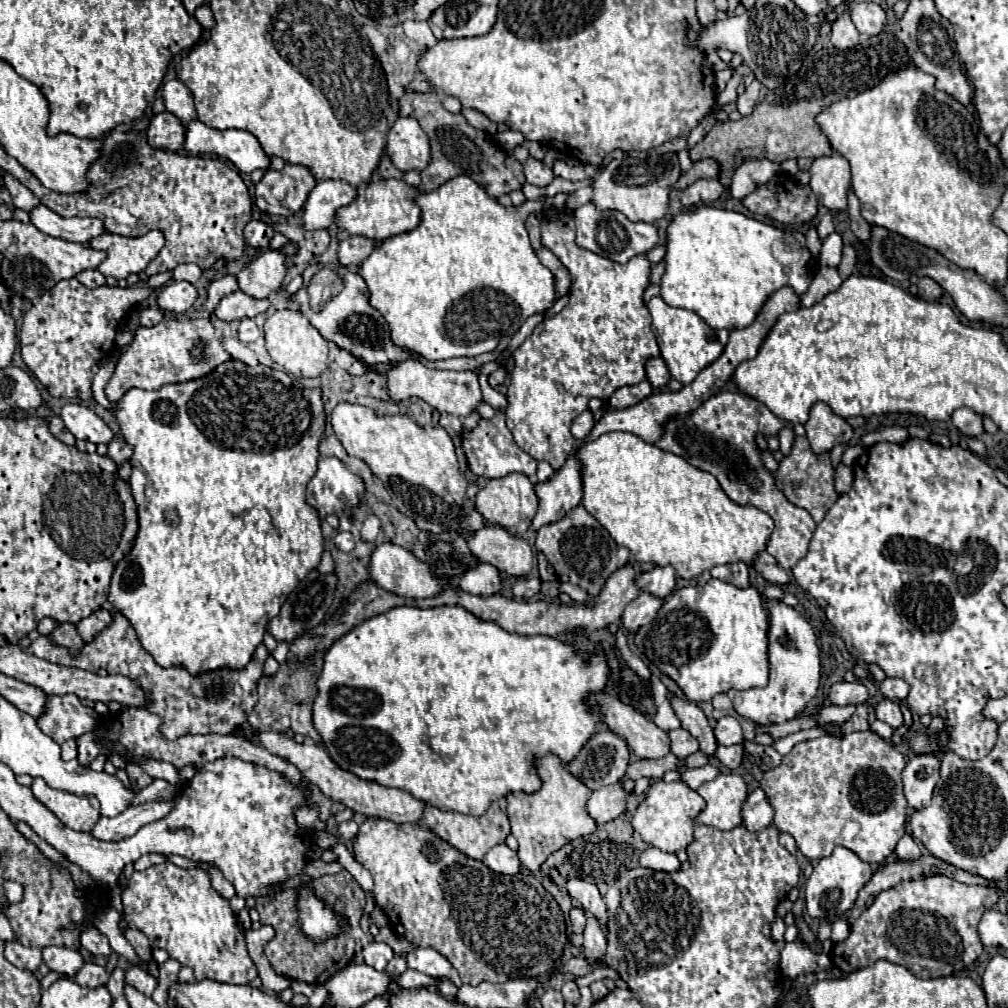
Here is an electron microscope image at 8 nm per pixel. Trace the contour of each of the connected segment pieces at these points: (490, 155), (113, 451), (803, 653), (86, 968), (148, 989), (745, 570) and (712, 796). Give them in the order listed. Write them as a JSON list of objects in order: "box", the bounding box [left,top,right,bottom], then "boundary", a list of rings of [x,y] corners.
[{"box":[399,91,525,197],"boundary":[[[409,91],[399,99],[399,115],[415,117],[431,141],[431,163],[427,165],[427,175],[421,175],[421,189],[425,193],[435,191],[445,181],[457,175],[469,175],[477,181],[491,197],[507,195],[525,185],[523,167],[509,153],[499,149],[495,141],[489,141],[487,133],[471,127],[461,113],[449,113],[441,105],[441,97],[435,93]]]},{"box":[107,437,133,465],"boundary":[[[115,437],[115,439],[109,443],[109,453],[107,453],[107,455],[109,455],[117,465],[129,461],[129,459],[131,459],[131,453],[133,453],[133,449],[129,449],[129,445],[125,445],[125,441],[123,441],[121,437]]]},{"box":[727,601,821,725],"boundary":[[[767,601],[767,609],[769,609],[769,625],[771,625],[769,627],[769,663],[771,663],[769,683],[767,687],[761,689],[727,693],[733,701],[735,711],[757,725],[785,723],[801,715],[807,703],[815,697],[819,687],[819,675],[821,675],[817,637],[811,625],[803,619],[803,615],[799,615],[793,607],[787,607],[781,601],[777,603]]]},{"box":[73,963,109,989],"boundary":[[[85,963],[73,977],[75,983],[79,983],[81,987],[87,987],[87,989],[95,989],[97,985],[105,985],[107,979],[109,979],[107,969],[101,965],[95,965],[95,963]]]},{"box":[125,967,157,995],"boundary":[[[131,967],[125,975],[125,981],[145,995],[151,995],[157,987],[157,979],[151,973],[147,973],[145,969],[139,969],[139,967]]]},{"box":[711,563,749,587],"boundary":[[[729,563],[729,565],[719,565],[717,569],[711,569],[711,577],[729,581],[737,587],[749,585],[749,567],[745,563]]]},{"box":[697,773,747,831],"boundary":[[[725,773],[703,783],[697,793],[707,801],[707,807],[697,817],[699,825],[711,825],[721,831],[731,831],[741,825],[741,807],[747,799],[747,785],[741,775]]]}]

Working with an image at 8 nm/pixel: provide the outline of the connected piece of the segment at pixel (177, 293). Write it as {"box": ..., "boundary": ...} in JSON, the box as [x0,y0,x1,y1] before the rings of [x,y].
{"box":[157,281,197,313],"boundary":[[[169,281],[157,295],[157,305],[163,311],[183,313],[197,301],[197,289],[189,281]]]}

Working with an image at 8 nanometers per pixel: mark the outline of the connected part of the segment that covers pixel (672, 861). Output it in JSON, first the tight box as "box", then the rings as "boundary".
{"box":[639,847,681,871],"boundary":[[[649,847],[647,851],[641,853],[639,857],[639,865],[641,867],[649,867],[653,871],[679,871],[681,861],[677,859],[675,853],[663,853],[657,847]]]}

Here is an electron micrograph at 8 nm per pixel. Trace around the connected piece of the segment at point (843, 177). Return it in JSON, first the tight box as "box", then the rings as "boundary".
{"box":[809,155,851,211],"boundary":[[[835,155],[813,159],[809,175],[811,191],[821,205],[829,211],[845,209],[845,197],[851,187],[851,169],[847,159]]]}

